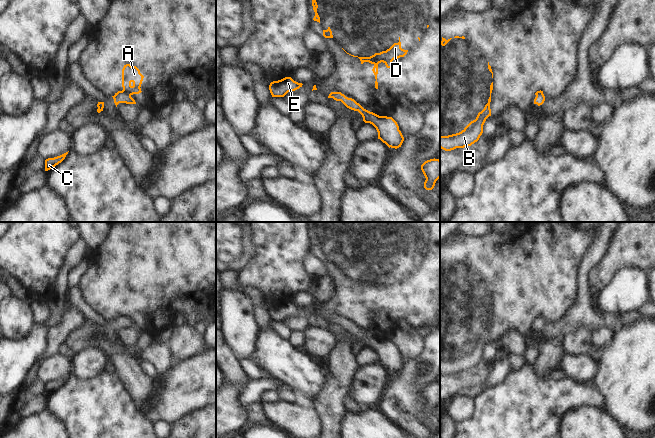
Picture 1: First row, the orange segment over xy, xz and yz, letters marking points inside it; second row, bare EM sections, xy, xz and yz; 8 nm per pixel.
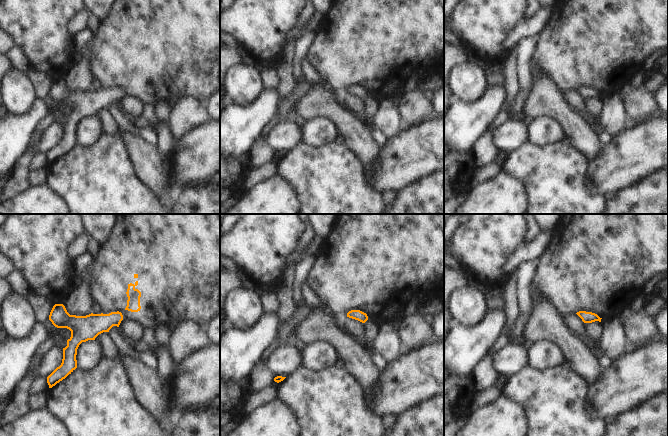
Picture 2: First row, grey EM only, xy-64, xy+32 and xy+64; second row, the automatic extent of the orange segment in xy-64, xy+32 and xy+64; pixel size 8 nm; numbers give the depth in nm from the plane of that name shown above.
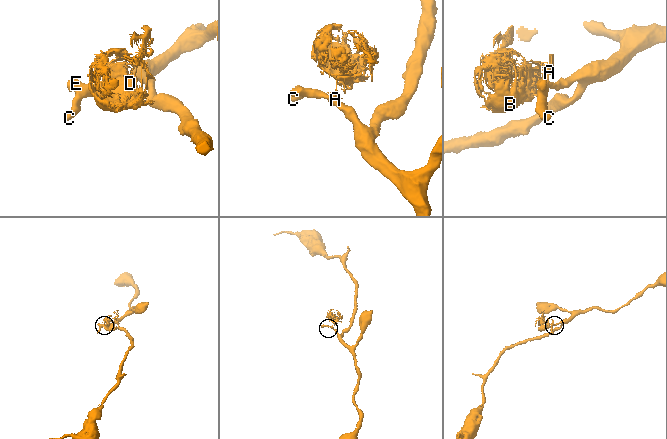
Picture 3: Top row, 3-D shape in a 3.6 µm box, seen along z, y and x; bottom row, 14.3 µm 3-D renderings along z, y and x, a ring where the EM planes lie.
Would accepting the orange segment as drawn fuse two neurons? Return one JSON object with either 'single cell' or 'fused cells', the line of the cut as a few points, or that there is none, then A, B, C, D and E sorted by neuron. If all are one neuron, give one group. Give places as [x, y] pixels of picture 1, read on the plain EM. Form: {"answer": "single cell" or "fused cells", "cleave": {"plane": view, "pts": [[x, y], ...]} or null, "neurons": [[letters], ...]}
{"answer": "fused cells", "cleave": {"plane": "xy", "pts": [[114, 319], [128, 318], [130, 320]]}, "neurons": [["A", "B", "D"], ["C", "E"]]}

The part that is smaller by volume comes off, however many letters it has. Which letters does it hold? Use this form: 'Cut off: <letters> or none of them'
Cut off: A, B, D

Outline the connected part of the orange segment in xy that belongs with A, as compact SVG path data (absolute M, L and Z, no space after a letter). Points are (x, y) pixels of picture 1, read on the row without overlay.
M130 288L124 289L122 293L122 315L115 317L115 320L123 320L129 318L141 317L141 308L144 300L140 297L140 294L136 290Z

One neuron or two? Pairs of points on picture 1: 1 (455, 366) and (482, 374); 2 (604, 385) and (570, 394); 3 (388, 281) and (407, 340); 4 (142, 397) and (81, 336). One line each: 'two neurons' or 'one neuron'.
1: two neurons
2: two neurons
3: two neurons
4: one neuron

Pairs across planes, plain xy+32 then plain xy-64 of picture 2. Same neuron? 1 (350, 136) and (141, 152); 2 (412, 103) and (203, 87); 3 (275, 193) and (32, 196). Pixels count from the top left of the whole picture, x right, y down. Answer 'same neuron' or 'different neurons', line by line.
1: same neuron
2: different neurons
3: same neuron

